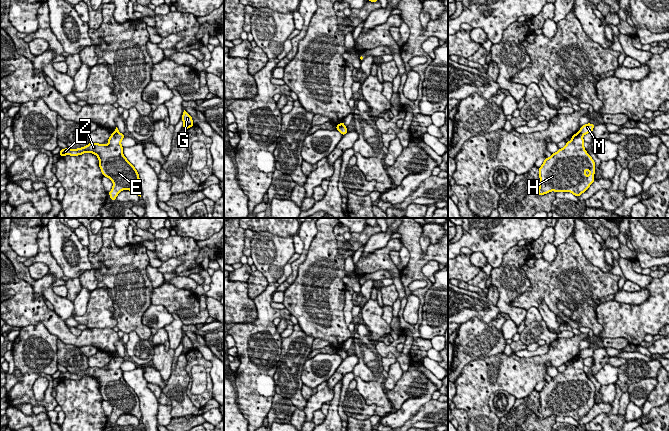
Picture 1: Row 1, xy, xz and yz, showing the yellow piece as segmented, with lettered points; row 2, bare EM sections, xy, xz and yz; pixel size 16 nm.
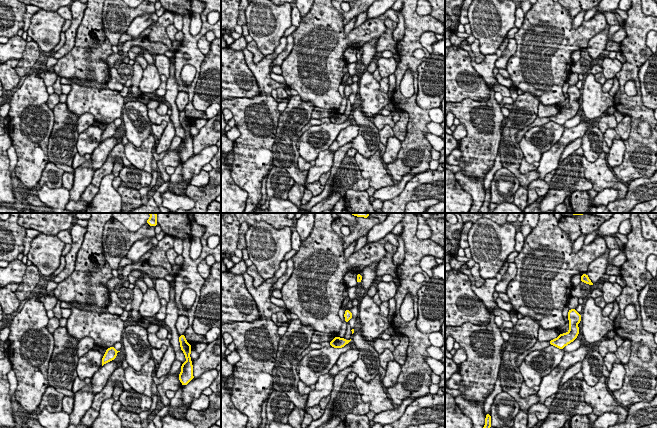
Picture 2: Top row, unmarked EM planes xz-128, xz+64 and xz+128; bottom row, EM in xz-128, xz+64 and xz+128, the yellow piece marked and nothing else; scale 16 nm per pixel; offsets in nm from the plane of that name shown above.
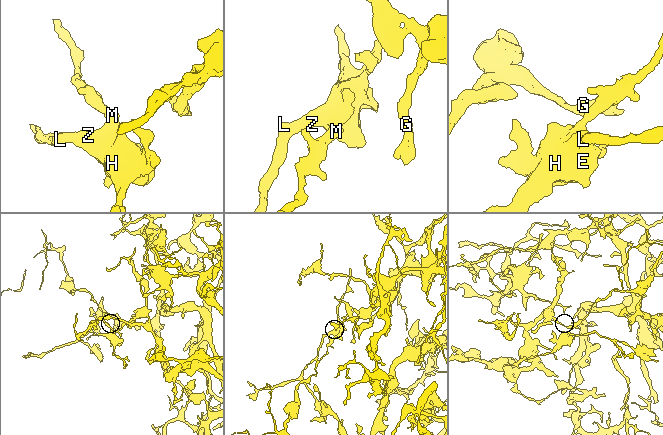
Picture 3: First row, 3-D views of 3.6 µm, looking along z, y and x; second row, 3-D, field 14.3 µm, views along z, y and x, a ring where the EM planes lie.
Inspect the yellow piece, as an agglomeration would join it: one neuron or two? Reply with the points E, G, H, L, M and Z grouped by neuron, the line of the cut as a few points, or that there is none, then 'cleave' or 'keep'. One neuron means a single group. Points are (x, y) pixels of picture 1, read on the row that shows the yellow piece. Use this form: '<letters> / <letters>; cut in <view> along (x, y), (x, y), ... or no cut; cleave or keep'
E H L Z / G M; cut in yz along (579, 131), (582, 135); cleave

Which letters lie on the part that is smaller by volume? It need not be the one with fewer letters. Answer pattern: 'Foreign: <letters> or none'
Foreign: E, H, L, Z

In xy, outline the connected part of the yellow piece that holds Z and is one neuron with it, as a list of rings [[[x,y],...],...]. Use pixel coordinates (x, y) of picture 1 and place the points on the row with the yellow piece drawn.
[[[112,133],[108,139],[108,144],[89,143],[85,147],[78,149],[61,149],[60,156],[78,156],[83,153],[93,153],[99,159],[99,167],[103,176],[108,177],[113,182],[113,187],[109,192],[110,198],[115,201],[117,195],[122,190],[130,190],[141,197],[140,178],[135,167],[123,155],[121,141],[124,134]]]

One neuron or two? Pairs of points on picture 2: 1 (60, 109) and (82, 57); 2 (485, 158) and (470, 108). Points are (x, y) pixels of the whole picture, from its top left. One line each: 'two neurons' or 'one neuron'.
1: two neurons
2: one neuron

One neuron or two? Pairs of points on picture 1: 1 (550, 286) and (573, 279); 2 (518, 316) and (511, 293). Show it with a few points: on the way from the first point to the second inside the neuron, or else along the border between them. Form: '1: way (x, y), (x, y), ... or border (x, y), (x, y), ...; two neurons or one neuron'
1: way (556, 281), (567, 279); one neuron
2: way (512, 310), (508, 306), (508, 299); one neuron

